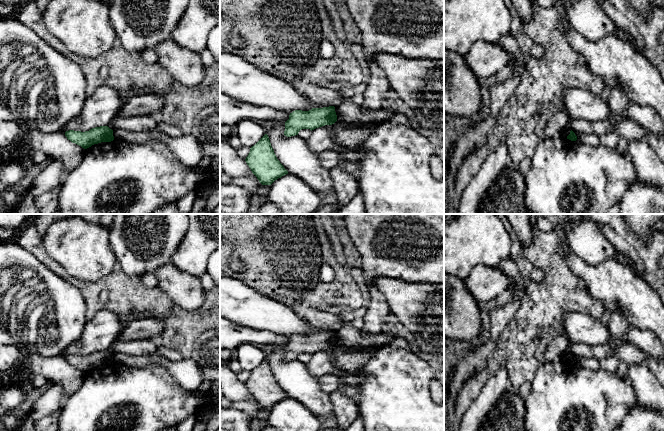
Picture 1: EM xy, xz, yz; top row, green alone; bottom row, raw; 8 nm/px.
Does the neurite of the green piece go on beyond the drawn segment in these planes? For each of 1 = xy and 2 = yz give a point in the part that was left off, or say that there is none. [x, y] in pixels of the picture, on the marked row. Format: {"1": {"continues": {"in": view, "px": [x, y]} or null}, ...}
{"1": {"continues": null}, "2": {"continues": null}}

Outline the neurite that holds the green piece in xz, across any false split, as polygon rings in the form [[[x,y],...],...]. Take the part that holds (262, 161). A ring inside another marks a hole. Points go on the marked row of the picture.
[[[267,134],[250,148],[245,161],[262,185],[271,185],[278,178],[288,174],[277,159]]]

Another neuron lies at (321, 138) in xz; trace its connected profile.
[[[336,121],[332,125],[325,125],[311,131],[311,135],[306,139],[307,145],[314,152],[320,153],[325,149],[336,149],[349,151],[350,148],[337,143],[334,139],[334,127],[340,123]]]

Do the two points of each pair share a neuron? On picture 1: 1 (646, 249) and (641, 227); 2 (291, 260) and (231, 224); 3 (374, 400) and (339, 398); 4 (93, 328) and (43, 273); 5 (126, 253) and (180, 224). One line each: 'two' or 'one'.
1: two
2: one
3: two
4: two
5: one

